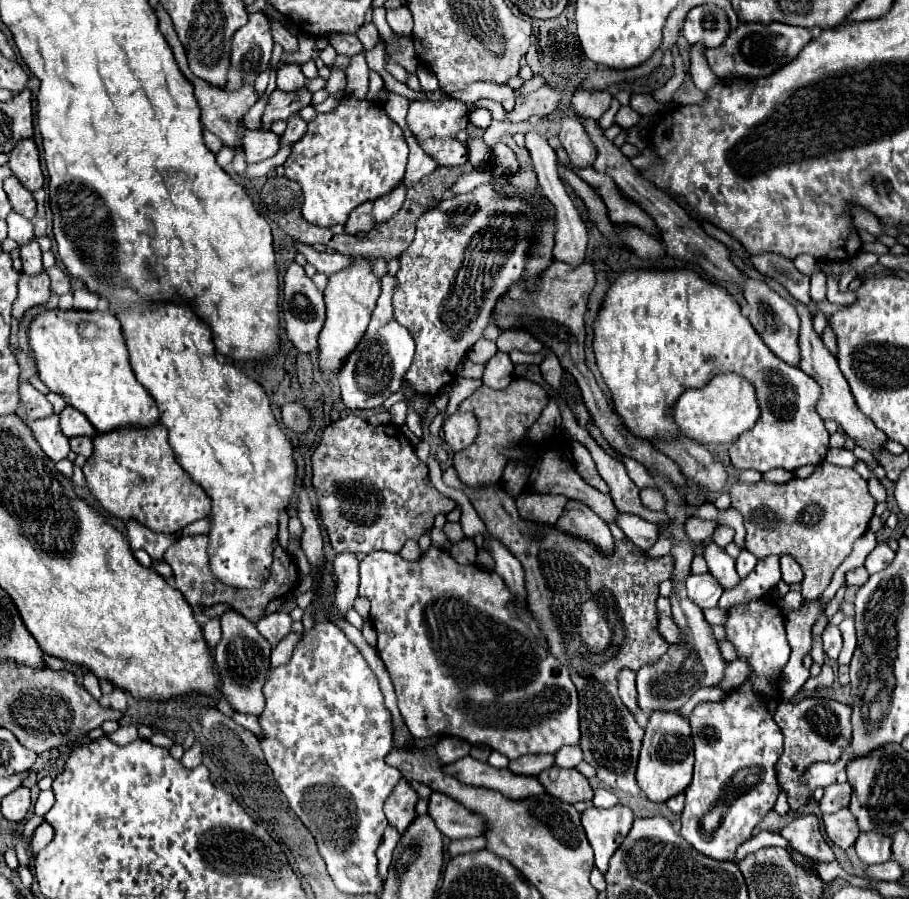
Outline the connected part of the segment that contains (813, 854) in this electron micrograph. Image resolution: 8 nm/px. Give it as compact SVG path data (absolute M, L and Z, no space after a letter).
M813 814L795 818L779 834L791 844L793 850L801 852L803 856L807 856L807 858L811 858L815 862L825 864L825 862L835 860L835 854L833 854L831 846L827 844L823 834L819 832L819 818L813 816Z

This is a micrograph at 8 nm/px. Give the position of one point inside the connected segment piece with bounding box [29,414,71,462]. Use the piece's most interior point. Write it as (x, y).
(46, 431)

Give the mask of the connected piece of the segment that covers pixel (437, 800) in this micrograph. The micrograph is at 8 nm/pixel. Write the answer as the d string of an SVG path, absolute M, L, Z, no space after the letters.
M443 792L431 794L429 814L435 820L435 826L451 840L483 836L487 830L485 818L481 818L481 814L467 810L463 804L459 804Z

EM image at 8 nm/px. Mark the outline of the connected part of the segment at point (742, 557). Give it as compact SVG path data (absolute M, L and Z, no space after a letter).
M741 550L741 554L739 554L739 558L737 558L737 562L735 562L735 568L737 568L737 574L741 576L741 578L745 578L753 568L755 568L755 564L757 564L757 558L751 554L751 552L747 552L747 550Z

